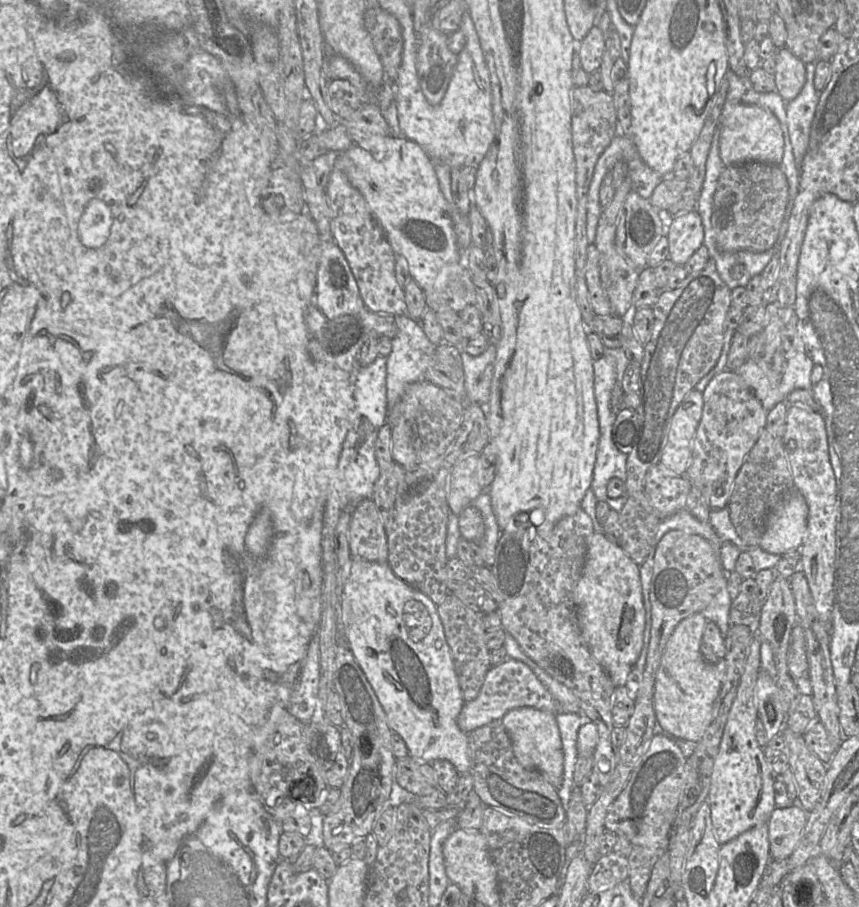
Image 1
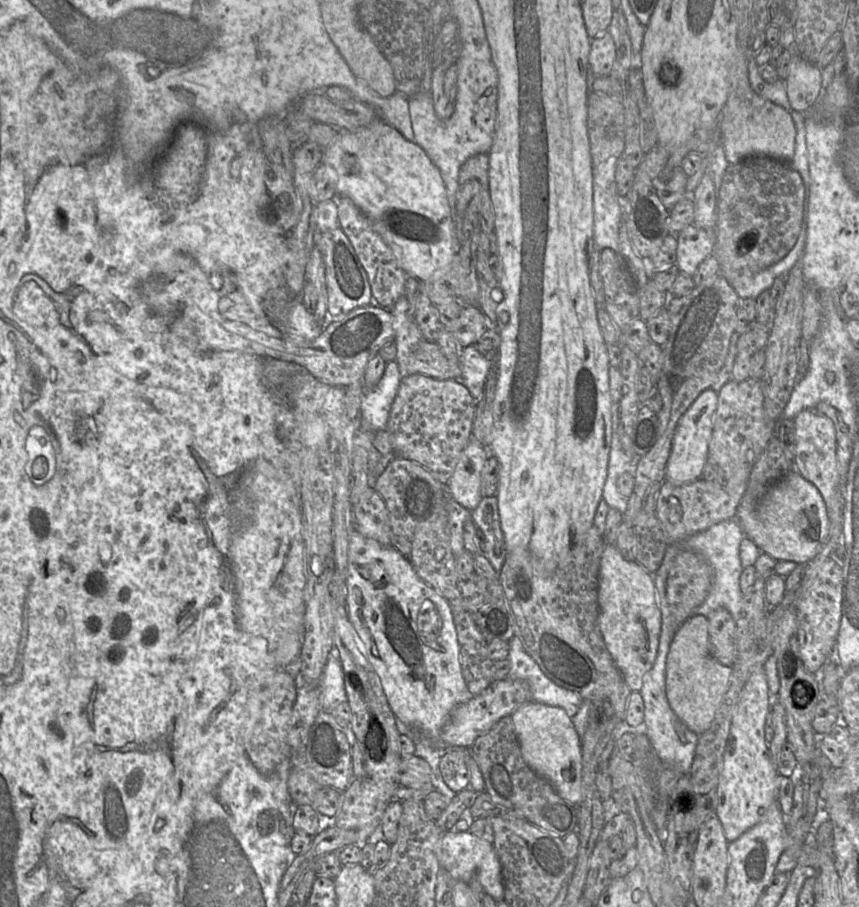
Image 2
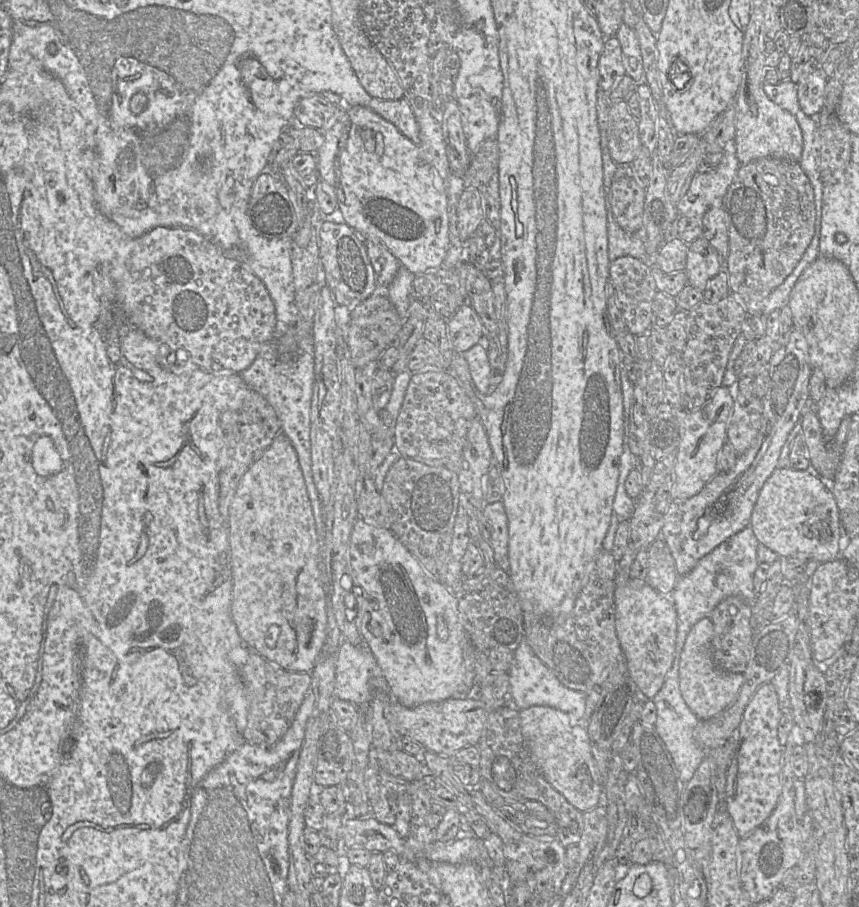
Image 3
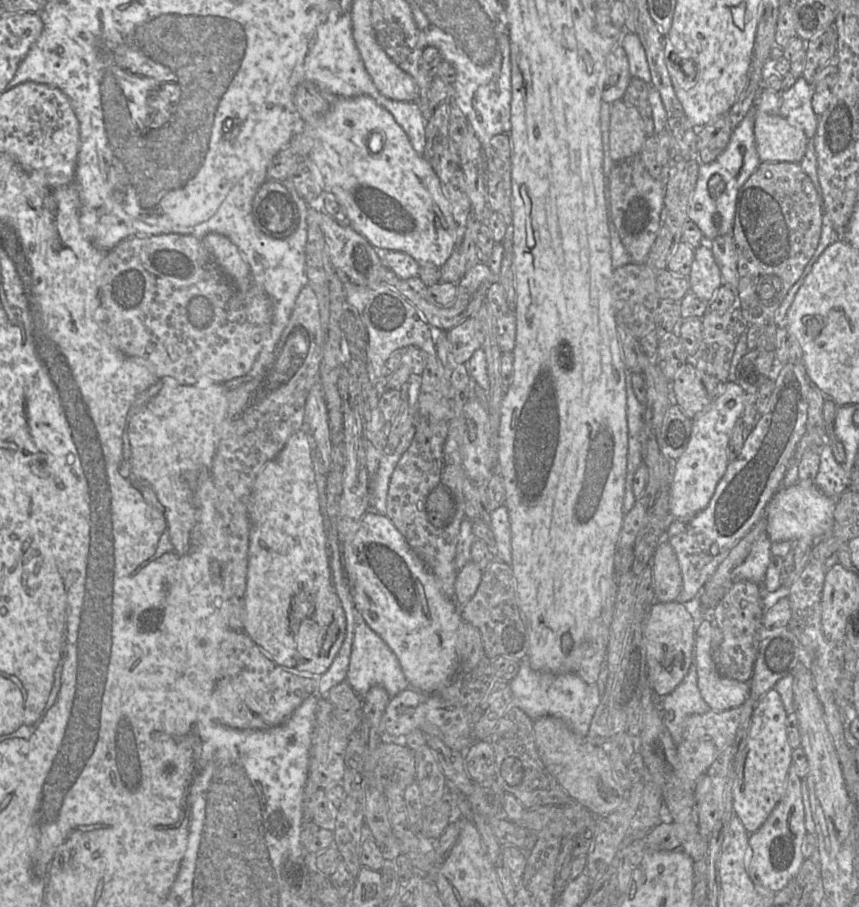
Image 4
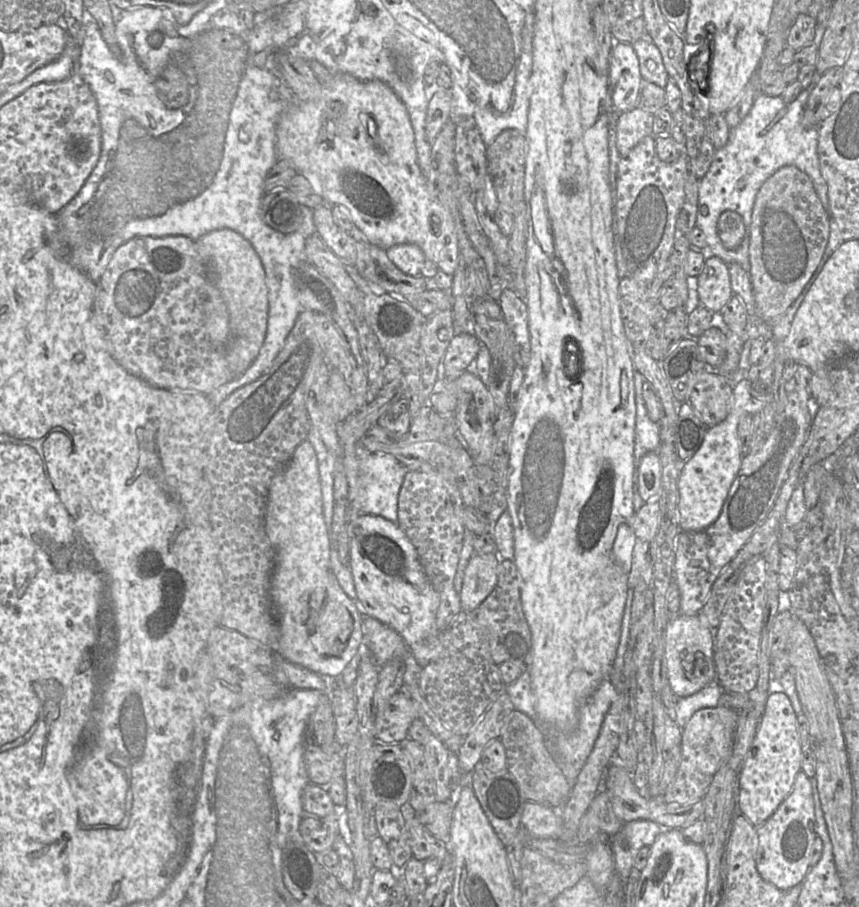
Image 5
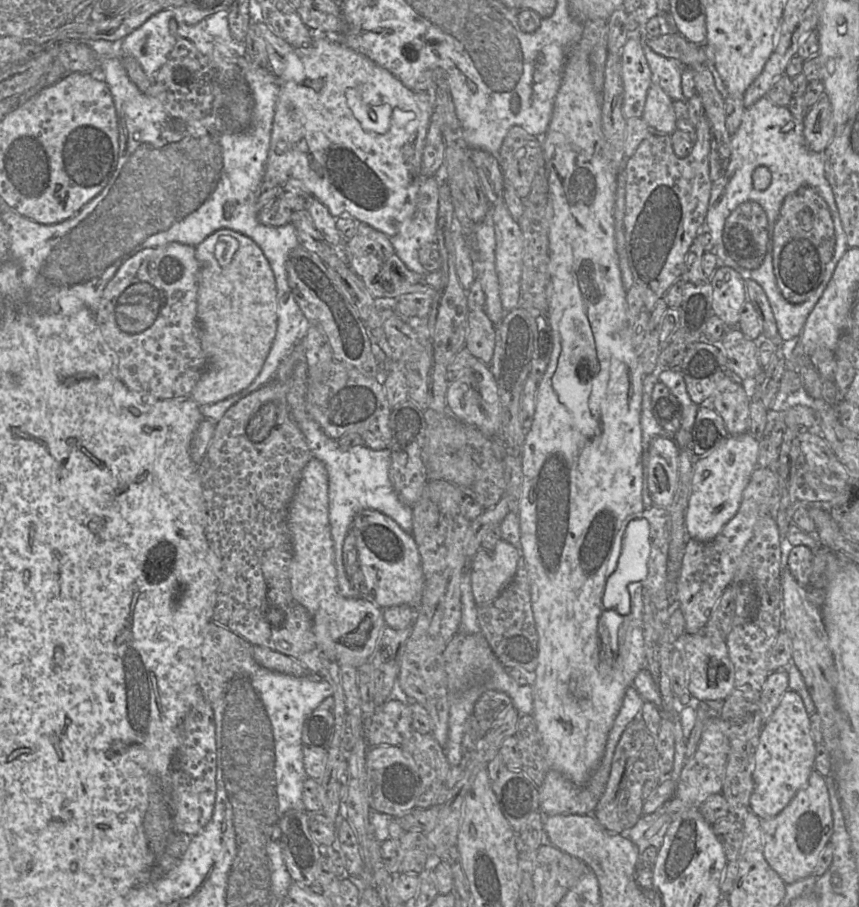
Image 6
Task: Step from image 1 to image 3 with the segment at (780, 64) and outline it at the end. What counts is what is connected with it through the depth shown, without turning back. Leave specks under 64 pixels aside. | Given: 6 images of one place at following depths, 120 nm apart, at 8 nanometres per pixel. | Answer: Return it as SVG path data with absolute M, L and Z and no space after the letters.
M820 68L806 70L797 83L798 101L802 111L810 117L817 117L826 105L828 78Z

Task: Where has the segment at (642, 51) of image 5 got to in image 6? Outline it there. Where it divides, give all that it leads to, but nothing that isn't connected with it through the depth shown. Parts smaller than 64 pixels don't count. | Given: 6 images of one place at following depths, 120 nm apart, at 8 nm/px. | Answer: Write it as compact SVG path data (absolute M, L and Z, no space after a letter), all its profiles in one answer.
M643 44L645 57L652 73L652 83L659 85L673 100L687 101L682 92L685 65L679 60L662 56Z

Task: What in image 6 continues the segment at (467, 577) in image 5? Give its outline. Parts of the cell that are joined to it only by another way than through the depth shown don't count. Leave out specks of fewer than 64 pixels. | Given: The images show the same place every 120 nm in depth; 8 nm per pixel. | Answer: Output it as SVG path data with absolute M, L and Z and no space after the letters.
M504 540L492 549L480 549L475 554L470 563L470 579L477 605L489 604L503 592L521 558L520 548Z

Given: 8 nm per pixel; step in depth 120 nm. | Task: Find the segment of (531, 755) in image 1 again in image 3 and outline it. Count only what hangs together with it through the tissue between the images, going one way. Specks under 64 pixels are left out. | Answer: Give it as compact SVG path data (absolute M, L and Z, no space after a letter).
M544 705L520 710L521 729L532 758L546 780L581 812L604 804L604 785L600 780L589 737L583 724L574 721L566 712Z

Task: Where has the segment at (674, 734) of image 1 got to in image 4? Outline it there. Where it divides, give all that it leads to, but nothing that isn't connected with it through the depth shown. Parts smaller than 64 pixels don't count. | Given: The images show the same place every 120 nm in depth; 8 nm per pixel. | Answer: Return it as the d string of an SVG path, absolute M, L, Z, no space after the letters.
M703 619L696 627L693 654L700 693L710 710L737 708L746 702L749 685L719 673L711 658L711 641L712 622Z

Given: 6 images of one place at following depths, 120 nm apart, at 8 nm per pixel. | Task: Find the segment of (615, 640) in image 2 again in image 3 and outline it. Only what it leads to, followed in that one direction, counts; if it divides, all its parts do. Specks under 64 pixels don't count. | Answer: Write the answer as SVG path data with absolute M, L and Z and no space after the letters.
M630 578L628 584L616 585L614 599L615 629L628 671L642 695L652 699L663 686L675 658L678 625L675 606L669 596L658 593L645 581L634 578Z

